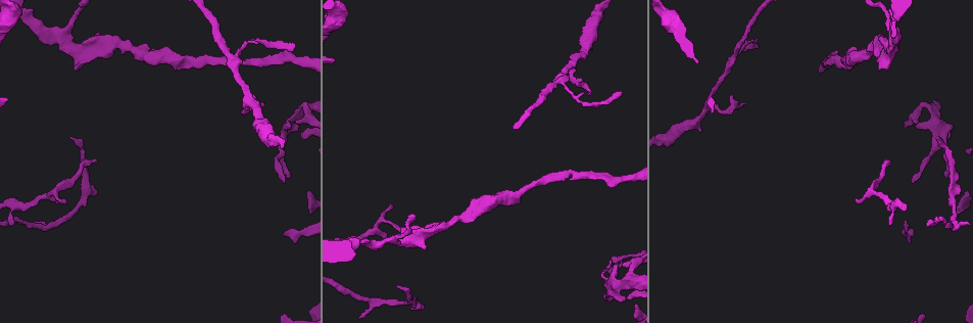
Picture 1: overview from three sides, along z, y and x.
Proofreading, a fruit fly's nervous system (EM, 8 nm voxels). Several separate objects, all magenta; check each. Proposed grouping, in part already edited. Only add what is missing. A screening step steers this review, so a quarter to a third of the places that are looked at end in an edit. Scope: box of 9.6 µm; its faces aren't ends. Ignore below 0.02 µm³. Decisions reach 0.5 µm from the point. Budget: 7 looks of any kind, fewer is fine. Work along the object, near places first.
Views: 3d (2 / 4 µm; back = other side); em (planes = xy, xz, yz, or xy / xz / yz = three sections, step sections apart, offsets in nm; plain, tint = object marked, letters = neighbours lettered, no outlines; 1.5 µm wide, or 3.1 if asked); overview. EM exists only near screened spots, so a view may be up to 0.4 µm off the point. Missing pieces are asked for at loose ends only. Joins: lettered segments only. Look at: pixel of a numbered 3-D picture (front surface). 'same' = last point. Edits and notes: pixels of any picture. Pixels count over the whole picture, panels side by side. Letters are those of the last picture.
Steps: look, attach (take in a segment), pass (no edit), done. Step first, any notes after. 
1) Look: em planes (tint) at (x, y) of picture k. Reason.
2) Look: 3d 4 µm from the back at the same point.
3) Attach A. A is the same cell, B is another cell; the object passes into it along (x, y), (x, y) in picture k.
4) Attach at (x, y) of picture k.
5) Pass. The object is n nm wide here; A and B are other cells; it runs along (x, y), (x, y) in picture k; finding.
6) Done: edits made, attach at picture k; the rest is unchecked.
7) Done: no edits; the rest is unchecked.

Look: 3d 2 µm at (856, 202) of picture 1. Thin end.

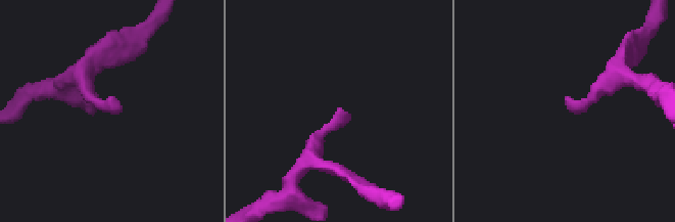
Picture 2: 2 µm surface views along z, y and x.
Look: em xz step 4 (letters) at (574, 109) of picture 2.

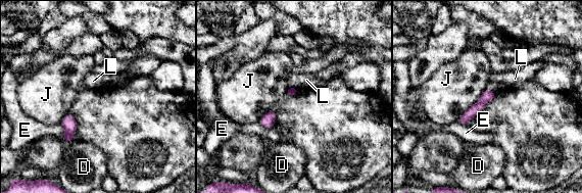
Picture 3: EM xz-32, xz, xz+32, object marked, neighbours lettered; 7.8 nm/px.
Look: em planes (letters) at the same point.

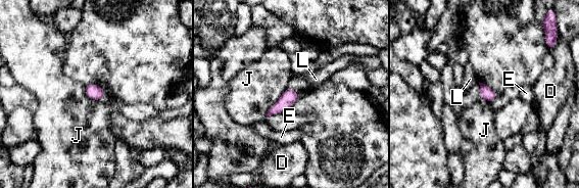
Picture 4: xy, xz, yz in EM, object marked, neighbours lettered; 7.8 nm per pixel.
Pass. D, E, J and L are other cells; a border runs along (287, 87), (266, 116) in picture 4; none of them fits.

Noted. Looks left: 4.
Look: em planes (plain) at (289, 126) of picture 1. An open end.

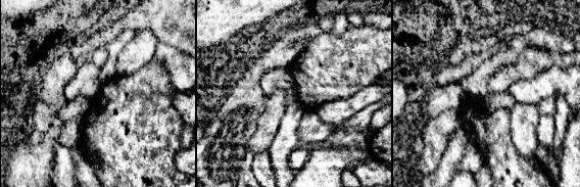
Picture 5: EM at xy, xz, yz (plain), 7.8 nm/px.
Look: em planes (letters) at the same point. What lies round it.

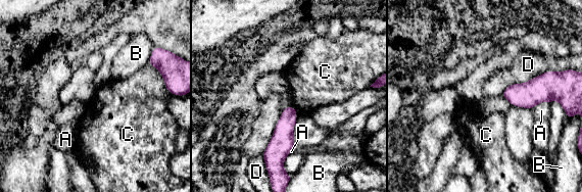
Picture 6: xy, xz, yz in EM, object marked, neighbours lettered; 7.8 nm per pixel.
Pass. A, B, C and D are other cells; it runs along (291, 109), (277, 149), (278, 190) in picture 6; none of them fits.

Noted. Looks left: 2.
Done: no edits; the rest is unchecked.

